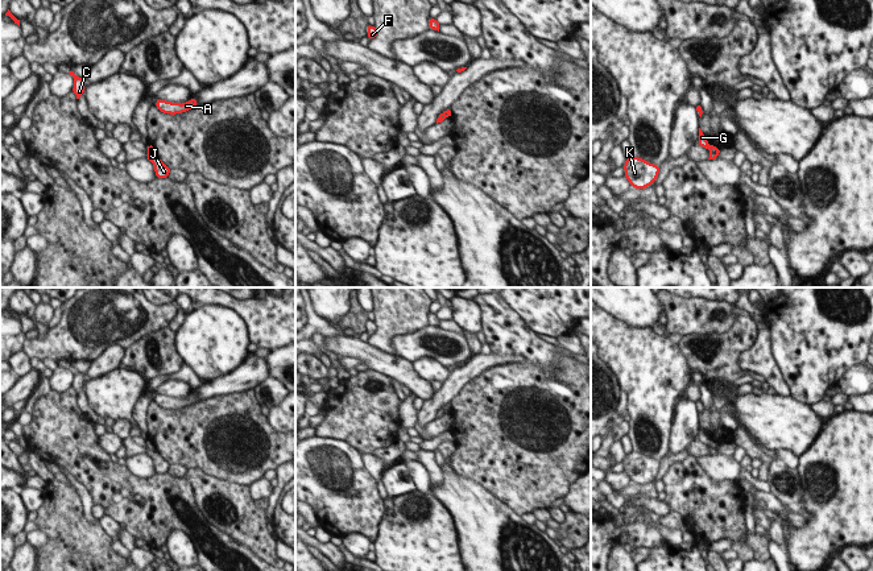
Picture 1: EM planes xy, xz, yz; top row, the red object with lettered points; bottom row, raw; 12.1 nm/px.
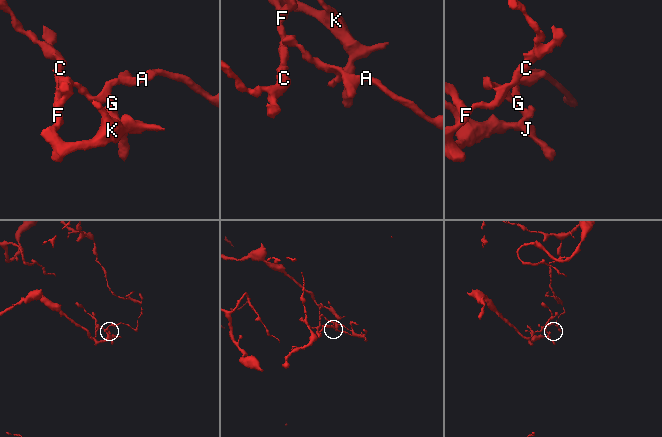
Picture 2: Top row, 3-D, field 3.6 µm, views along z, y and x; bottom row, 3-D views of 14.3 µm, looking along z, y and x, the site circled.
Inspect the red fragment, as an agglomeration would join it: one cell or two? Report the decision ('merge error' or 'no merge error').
merge error

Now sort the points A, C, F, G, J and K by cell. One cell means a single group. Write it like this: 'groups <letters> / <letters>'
groups A G / C F J K

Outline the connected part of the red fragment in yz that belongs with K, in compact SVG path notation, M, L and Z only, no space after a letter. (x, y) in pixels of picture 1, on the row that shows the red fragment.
M629 157L624 164L625 178L630 187L646 189L658 178L661 166L647 162L640 157Z

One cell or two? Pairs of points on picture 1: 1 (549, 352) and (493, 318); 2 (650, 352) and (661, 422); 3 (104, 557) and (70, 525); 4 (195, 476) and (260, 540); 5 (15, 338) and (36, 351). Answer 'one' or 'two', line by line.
1: one
2: one
3: one
4: one
5: two

